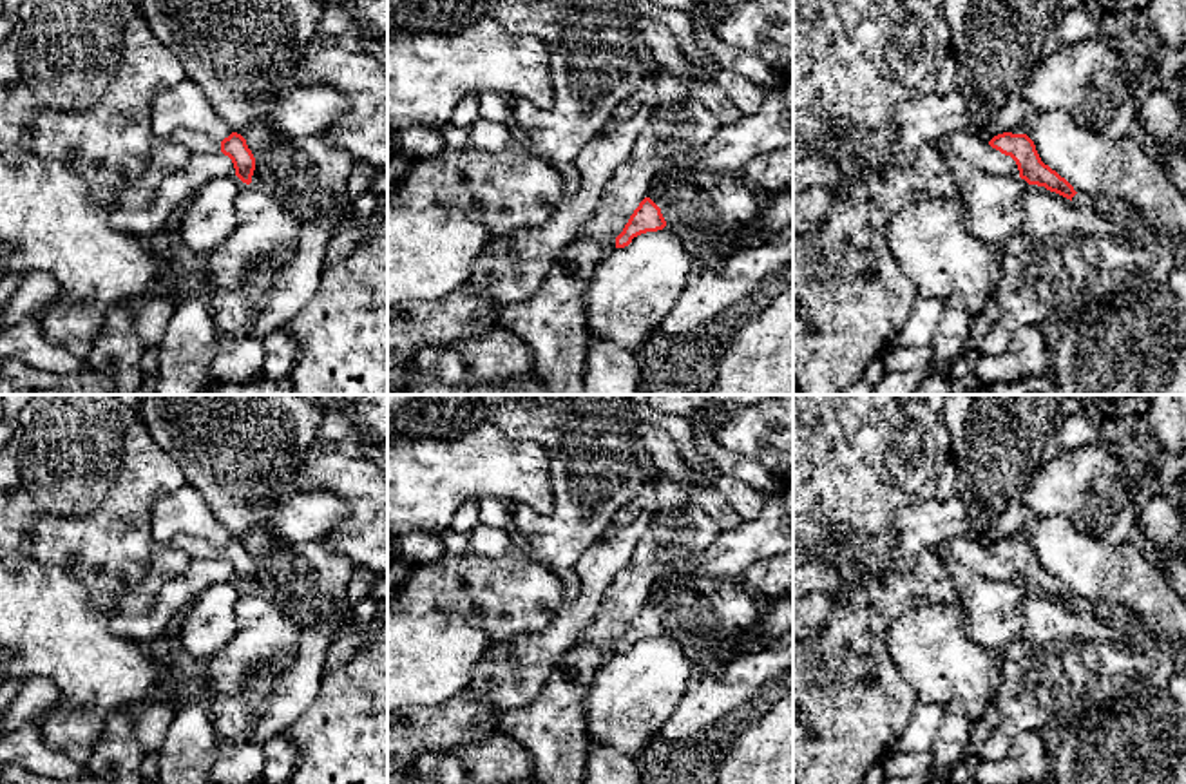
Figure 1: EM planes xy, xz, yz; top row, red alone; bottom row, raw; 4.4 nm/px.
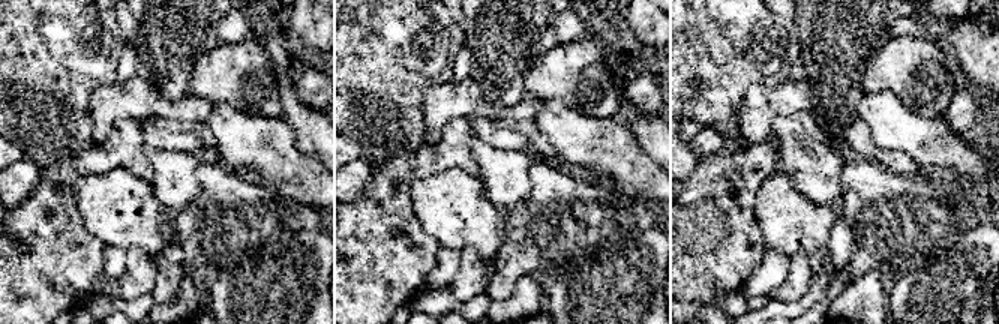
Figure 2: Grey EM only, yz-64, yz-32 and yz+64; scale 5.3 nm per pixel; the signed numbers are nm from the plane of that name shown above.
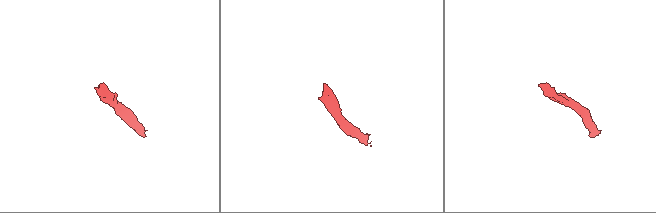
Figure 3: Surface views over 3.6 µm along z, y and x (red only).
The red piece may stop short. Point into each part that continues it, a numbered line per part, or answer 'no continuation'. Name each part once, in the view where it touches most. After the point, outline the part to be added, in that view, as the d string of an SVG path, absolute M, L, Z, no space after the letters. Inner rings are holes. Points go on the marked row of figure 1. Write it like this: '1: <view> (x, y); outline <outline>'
1: xy (198, 143); outline M176 130L172 141L185 145L192 154L219 154L221 141L194 130Z

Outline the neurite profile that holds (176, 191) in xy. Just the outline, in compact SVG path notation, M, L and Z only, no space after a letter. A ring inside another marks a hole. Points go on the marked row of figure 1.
M223 152L192 154L177 170L168 174L158 186L156 199L143 210L110 210L110 226L118 232L147 241L170 225L176 214L212 179L235 176L234 163Z

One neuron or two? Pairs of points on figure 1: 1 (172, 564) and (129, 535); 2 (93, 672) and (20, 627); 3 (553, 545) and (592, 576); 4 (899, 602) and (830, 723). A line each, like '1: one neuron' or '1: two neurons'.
1: two neurons
2: one neuron
3: two neurons
4: one neuron

